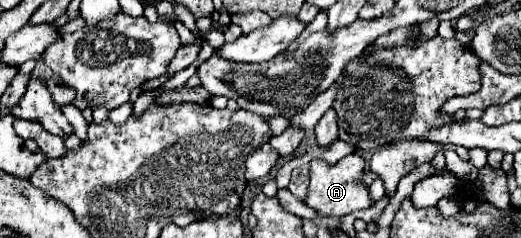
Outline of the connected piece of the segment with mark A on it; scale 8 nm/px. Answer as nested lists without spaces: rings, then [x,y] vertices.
[[[356,154],[344,156],[334,166],[328,166],[324,160],[310,162],[310,186],[308,186],[308,196],[304,204],[316,210],[318,216],[344,216],[372,206],[368,188],[356,182],[356,178],[360,178],[362,172],[364,172],[364,160]]]

